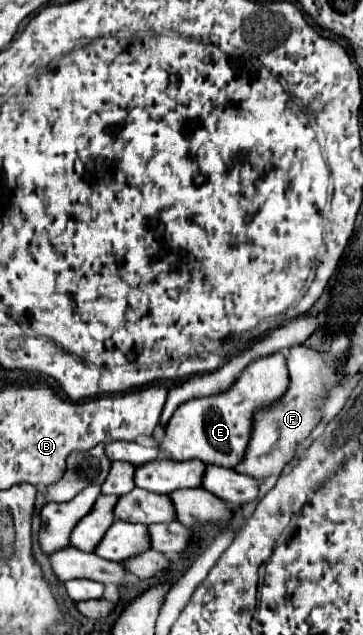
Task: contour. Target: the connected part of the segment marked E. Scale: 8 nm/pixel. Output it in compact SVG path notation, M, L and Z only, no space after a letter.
M276 353L250 363L228 391L182 403L166 425L166 435L160 441L160 449L168 451L176 461L200 459L208 465L212 463L220 467L236 467L248 449L254 413L258 409L266 409L270 403L276 403L276 399L286 393L288 381L290 377L284 353Z

